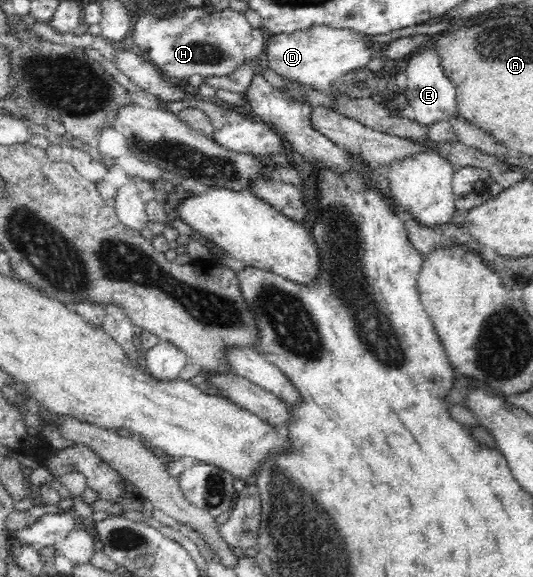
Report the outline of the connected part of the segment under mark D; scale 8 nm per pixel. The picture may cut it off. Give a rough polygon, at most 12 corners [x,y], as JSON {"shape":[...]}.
{"shape":[[314,25],[270,35],[270,76],[325,91],[365,67],[364,33]]}

